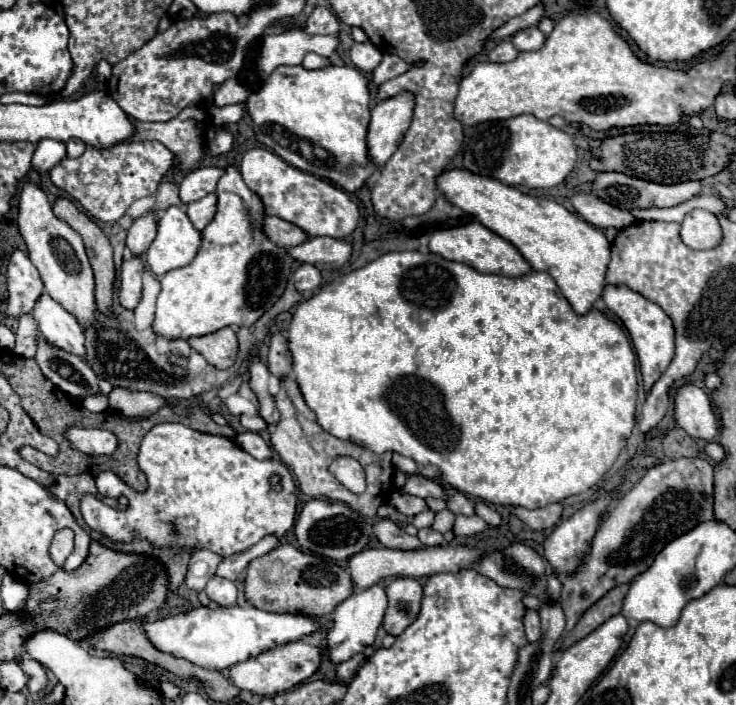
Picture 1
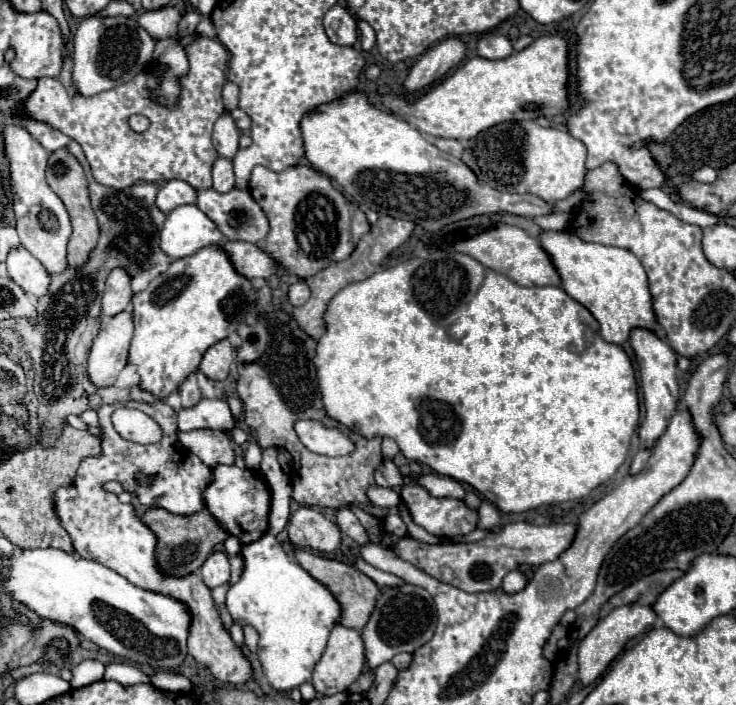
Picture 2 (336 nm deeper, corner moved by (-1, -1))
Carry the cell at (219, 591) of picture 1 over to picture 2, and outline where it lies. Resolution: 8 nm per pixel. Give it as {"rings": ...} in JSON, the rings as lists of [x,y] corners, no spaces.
{"rings":[[[212,552],[208,556],[208,560],[202,564],[200,574],[202,574],[202,582],[210,590],[216,588],[216,586],[228,584],[228,580],[230,580],[230,562],[228,562],[228,556],[224,552]]]}

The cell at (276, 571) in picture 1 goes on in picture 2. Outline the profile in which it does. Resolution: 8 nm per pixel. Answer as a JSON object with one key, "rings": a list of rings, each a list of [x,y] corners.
{"rings":[[[296,550],[294,560],[312,578],[318,578],[318,582],[322,582],[334,594],[334,598],[338,598],[338,604],[342,606],[342,614],[340,614],[340,624],[342,626],[348,626],[348,628],[354,628],[354,630],[362,630],[366,626],[366,622],[368,622],[368,618],[374,610],[376,594],[378,594],[378,586],[368,576],[364,576],[360,570],[356,570],[356,568],[344,564],[344,562],[328,560],[328,558],[322,558],[322,556],[306,552],[306,550]]]}

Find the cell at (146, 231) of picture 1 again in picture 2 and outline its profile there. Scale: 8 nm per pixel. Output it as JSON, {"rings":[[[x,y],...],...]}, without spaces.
{"rings":[[[114,268],[106,280],[106,290],[102,296],[102,318],[114,316],[122,310],[130,308],[132,302],[132,288],[130,288],[130,274],[124,268]]]}

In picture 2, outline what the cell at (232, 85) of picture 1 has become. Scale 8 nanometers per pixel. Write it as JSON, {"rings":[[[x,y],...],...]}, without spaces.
{"rings":[[[226,82],[222,90],[222,98],[224,98],[224,108],[232,112],[238,106],[238,86],[232,82]]]}

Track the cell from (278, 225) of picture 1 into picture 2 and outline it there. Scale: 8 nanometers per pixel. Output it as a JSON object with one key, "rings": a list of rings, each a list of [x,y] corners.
{"rings":[[[212,188],[210,190],[200,190],[196,204],[218,226],[218,230],[224,234],[226,240],[242,240],[242,242],[258,244],[270,232],[270,222],[268,222],[264,210],[258,206],[258,202],[254,202],[254,198],[250,196],[248,190],[234,188],[226,194],[220,194]]]}

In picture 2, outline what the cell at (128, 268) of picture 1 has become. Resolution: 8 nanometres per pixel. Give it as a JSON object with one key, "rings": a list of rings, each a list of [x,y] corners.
{"rings":[[[124,310],[106,318],[98,336],[94,338],[88,356],[88,376],[96,386],[110,386],[126,364],[126,354],[130,350],[130,338],[134,332],[134,314]]]}

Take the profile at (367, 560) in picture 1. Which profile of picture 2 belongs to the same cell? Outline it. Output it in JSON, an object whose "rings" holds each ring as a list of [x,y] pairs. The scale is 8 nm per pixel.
{"rings":[[[510,522],[500,530],[486,534],[486,538],[468,544],[424,544],[406,536],[394,546],[394,552],[444,584],[458,586],[464,592],[490,592],[498,590],[502,578],[522,564],[540,566],[556,560],[570,546],[574,532],[576,524],[534,526],[526,522]]]}

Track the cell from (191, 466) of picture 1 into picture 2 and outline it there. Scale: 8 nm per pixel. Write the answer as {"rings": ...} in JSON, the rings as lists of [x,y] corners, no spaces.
{"rings":[[[226,464],[214,466],[212,474],[214,474],[214,478],[210,480],[210,484],[202,492],[202,496],[204,496],[206,508],[216,518],[216,522],[230,536],[238,538],[238,542],[242,546],[262,538],[262,534],[266,534],[266,530],[268,530],[268,514],[270,514],[270,502],[272,502],[272,494],[270,494],[264,474],[260,470],[238,468],[234,464],[232,466],[226,466]]]}

